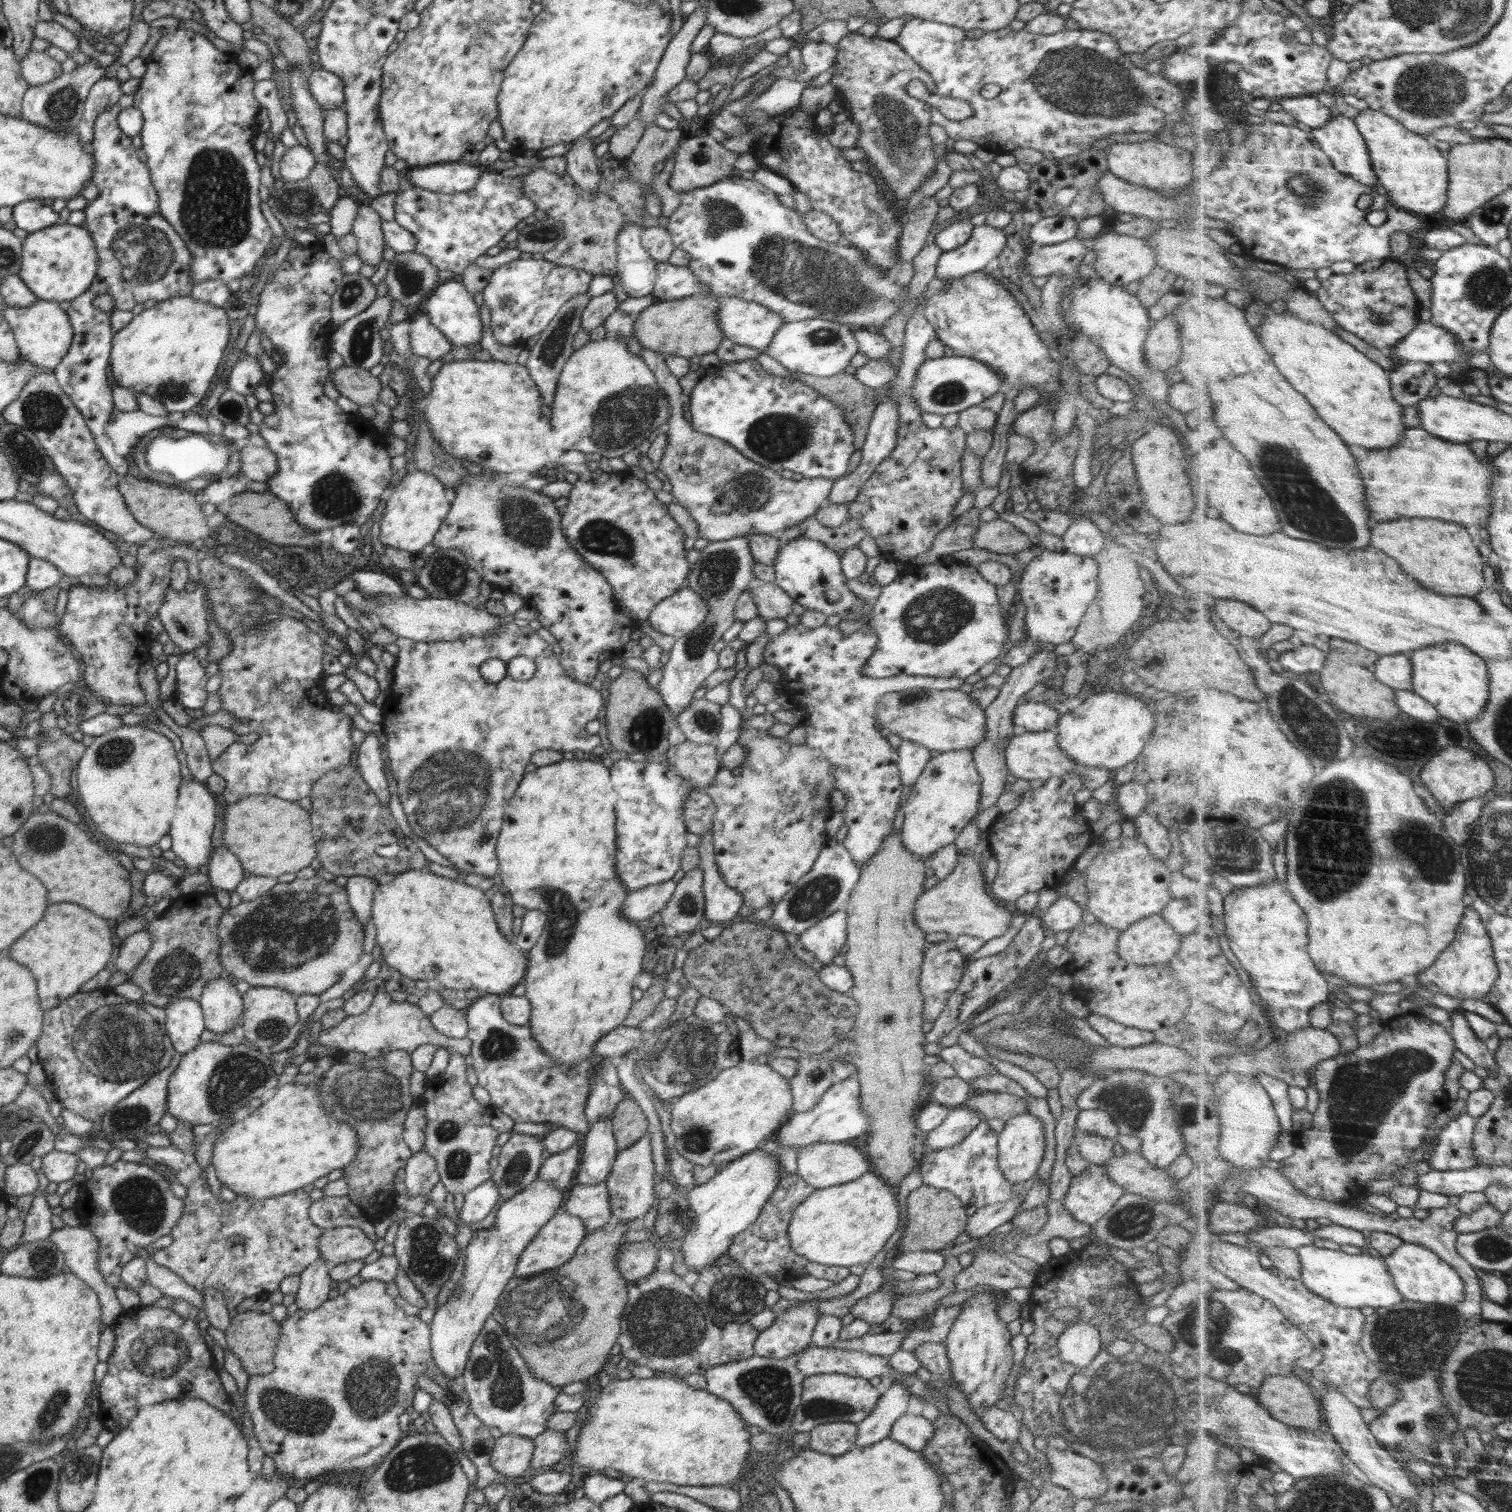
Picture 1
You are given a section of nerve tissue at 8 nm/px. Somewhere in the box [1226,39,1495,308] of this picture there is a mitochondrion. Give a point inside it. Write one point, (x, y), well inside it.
(1432, 91)

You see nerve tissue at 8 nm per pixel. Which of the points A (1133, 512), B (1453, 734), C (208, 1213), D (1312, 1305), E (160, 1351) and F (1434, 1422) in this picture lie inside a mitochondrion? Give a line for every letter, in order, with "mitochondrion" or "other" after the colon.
A: other
B: other
C: other
D: other
E: mitochondrion
F: mitochondrion

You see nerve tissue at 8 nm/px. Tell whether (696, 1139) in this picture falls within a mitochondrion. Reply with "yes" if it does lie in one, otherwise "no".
yes

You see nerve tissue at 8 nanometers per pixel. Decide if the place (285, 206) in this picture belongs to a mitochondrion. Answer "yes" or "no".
no

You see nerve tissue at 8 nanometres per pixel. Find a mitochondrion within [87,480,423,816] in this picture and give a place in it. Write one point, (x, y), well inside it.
(112, 754)

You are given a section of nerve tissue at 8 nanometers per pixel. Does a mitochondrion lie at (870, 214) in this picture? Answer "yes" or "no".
yes

